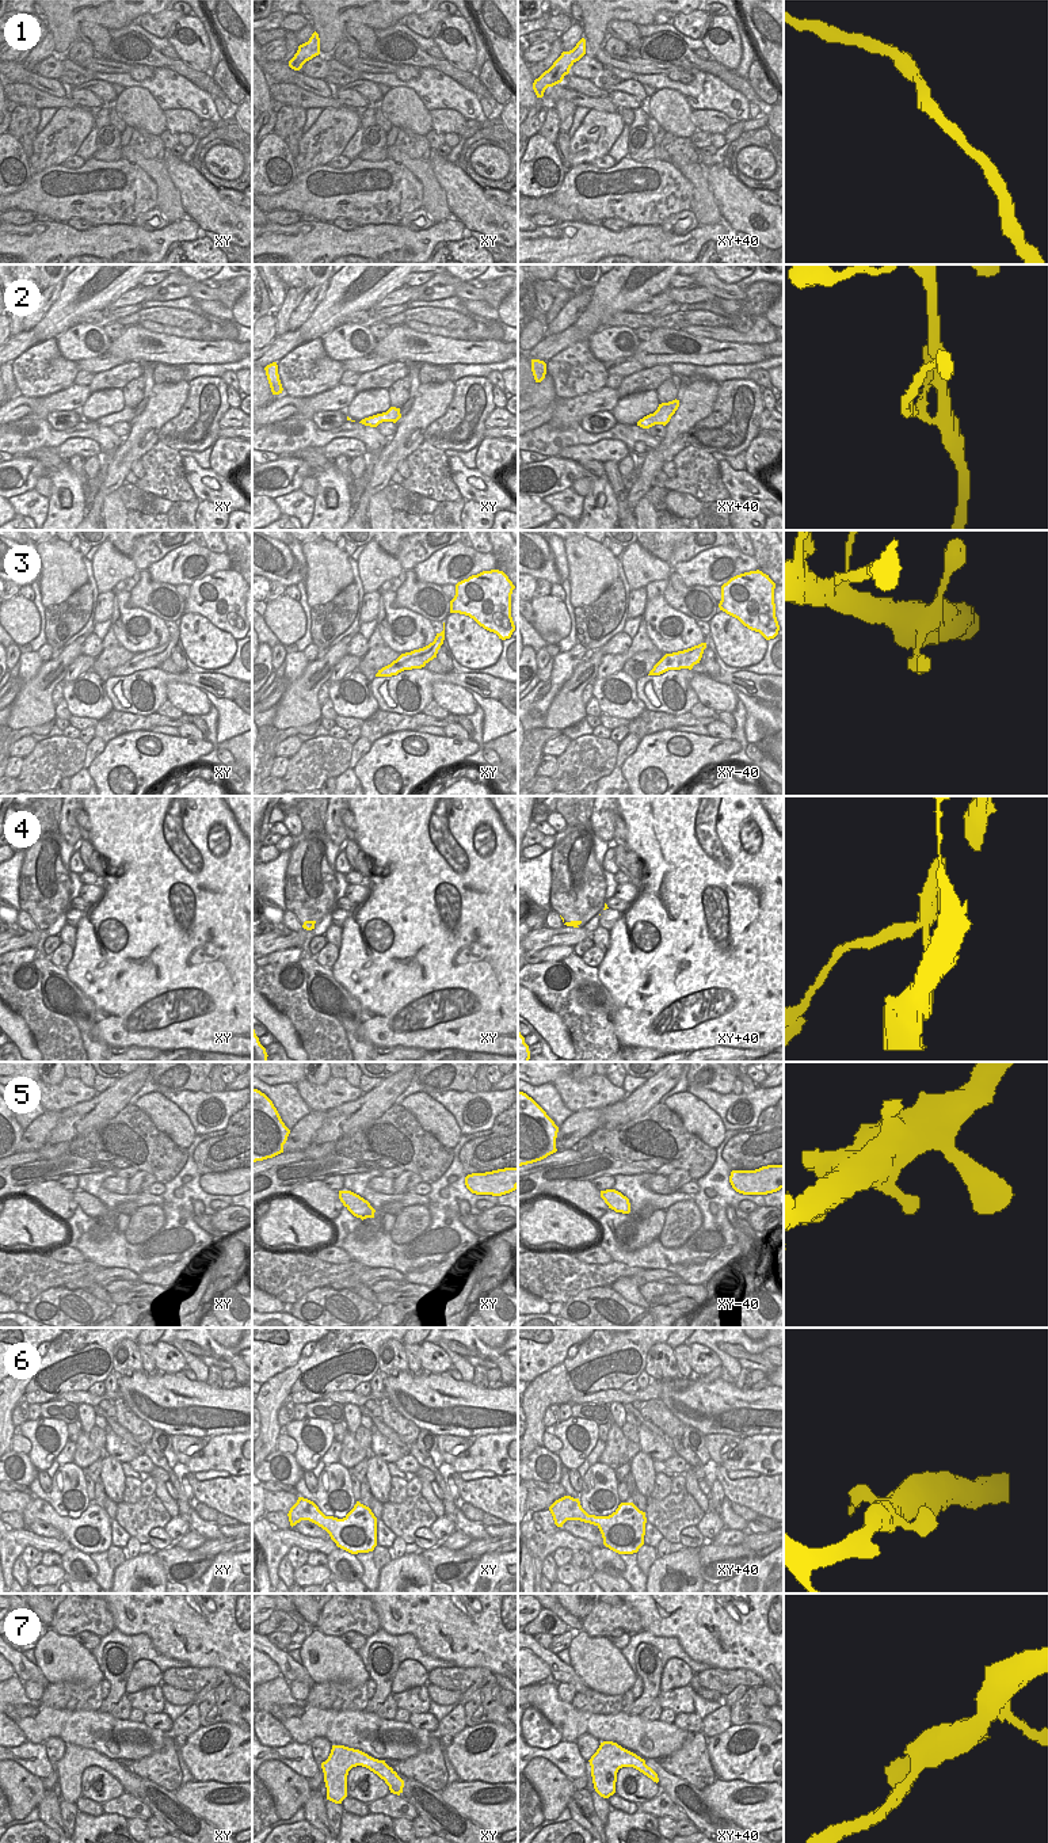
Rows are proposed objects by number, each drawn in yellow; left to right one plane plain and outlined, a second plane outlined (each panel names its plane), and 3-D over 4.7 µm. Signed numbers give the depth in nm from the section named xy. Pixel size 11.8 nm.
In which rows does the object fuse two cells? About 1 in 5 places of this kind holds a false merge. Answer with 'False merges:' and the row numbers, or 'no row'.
False merges: 4

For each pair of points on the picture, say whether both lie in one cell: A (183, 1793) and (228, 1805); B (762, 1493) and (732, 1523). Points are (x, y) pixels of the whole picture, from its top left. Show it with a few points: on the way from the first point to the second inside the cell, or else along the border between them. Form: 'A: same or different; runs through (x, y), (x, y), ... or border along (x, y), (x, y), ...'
A: same; runs through (194, 1796), (217, 1805)
B: different; border along (726, 1496), (731, 1503)

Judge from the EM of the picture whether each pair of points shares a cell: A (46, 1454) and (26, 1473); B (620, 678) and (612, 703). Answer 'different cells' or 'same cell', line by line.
A: different cells
B: same cell

